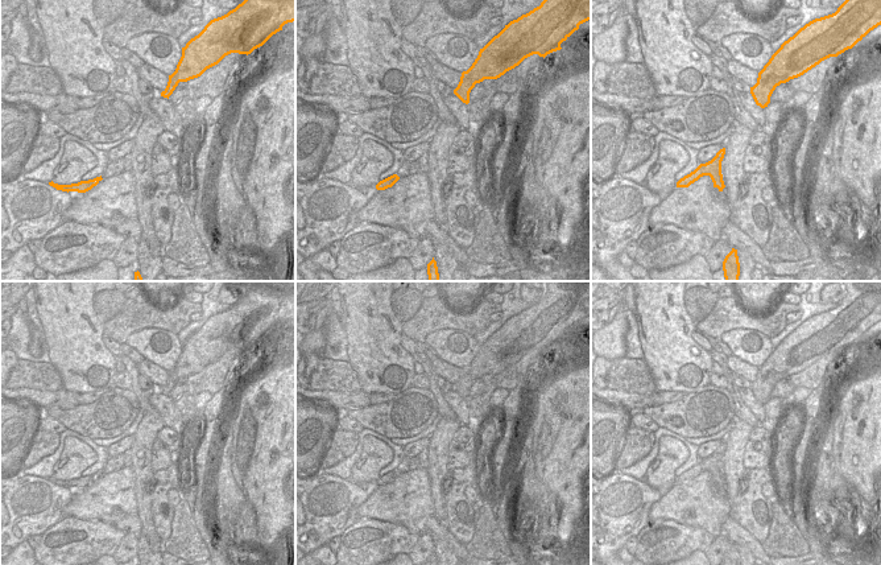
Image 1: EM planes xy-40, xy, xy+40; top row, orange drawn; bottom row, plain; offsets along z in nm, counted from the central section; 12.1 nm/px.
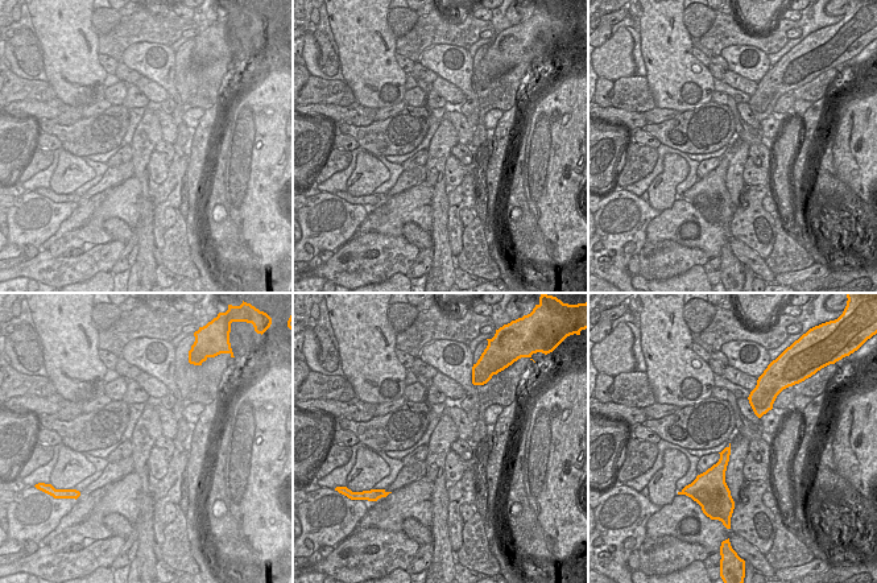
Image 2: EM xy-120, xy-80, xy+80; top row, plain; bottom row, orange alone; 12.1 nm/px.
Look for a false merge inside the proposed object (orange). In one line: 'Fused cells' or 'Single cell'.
Fused cells.

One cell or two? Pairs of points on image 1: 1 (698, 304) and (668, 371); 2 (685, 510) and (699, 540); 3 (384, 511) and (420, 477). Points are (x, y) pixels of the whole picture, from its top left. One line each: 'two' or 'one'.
1: two
2: two
3: one

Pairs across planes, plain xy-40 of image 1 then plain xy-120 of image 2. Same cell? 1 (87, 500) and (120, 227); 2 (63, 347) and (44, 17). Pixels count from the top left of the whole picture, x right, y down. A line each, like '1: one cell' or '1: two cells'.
1: two cells
2: one cell

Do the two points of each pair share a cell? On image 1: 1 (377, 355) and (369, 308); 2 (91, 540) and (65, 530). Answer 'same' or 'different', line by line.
1: same
2: same

